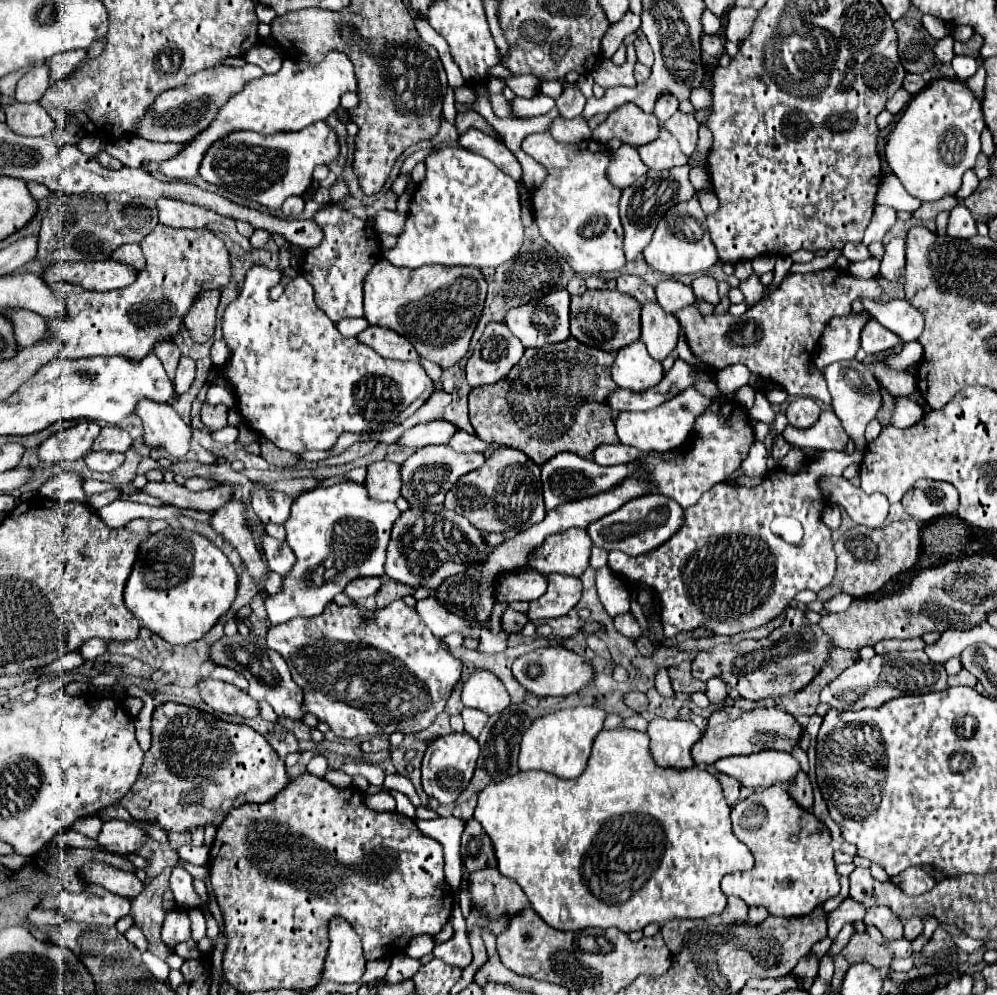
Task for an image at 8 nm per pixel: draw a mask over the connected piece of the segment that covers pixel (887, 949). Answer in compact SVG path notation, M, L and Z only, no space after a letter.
M866 932L864 934L854 934L846 948L842 950L842 956L848 960L848 964L858 964L858 962L868 962L876 970L886 972L892 964L894 958L908 958L913 953L910 940L900 938L896 942L874 942Z

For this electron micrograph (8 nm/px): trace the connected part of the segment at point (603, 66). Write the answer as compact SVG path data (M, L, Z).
M633 44L627 46L626 62L622 66L614 66L612 60L602 58L600 64L592 70L592 78L596 84L600 84L602 88L612 88L612 86L628 86L633 87L637 84L632 76L632 68L636 64L636 52Z

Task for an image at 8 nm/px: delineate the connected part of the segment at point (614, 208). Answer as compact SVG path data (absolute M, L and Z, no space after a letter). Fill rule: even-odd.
M530 134L522 142L522 150L530 154L536 162L540 162L548 176L542 182L540 188L532 194L532 210L534 210L534 222L538 224L540 236L572 266L572 270L580 274L594 274L594 272L616 272L626 264L624 256L624 230L618 216L618 202L622 196L622 190L616 188L608 180L608 152L602 144L588 140L578 146L566 146L556 142L550 134Z

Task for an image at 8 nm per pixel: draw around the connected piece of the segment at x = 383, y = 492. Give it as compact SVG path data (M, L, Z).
M374 462L368 466L366 484L372 498L396 502L402 488L402 464L396 462Z

